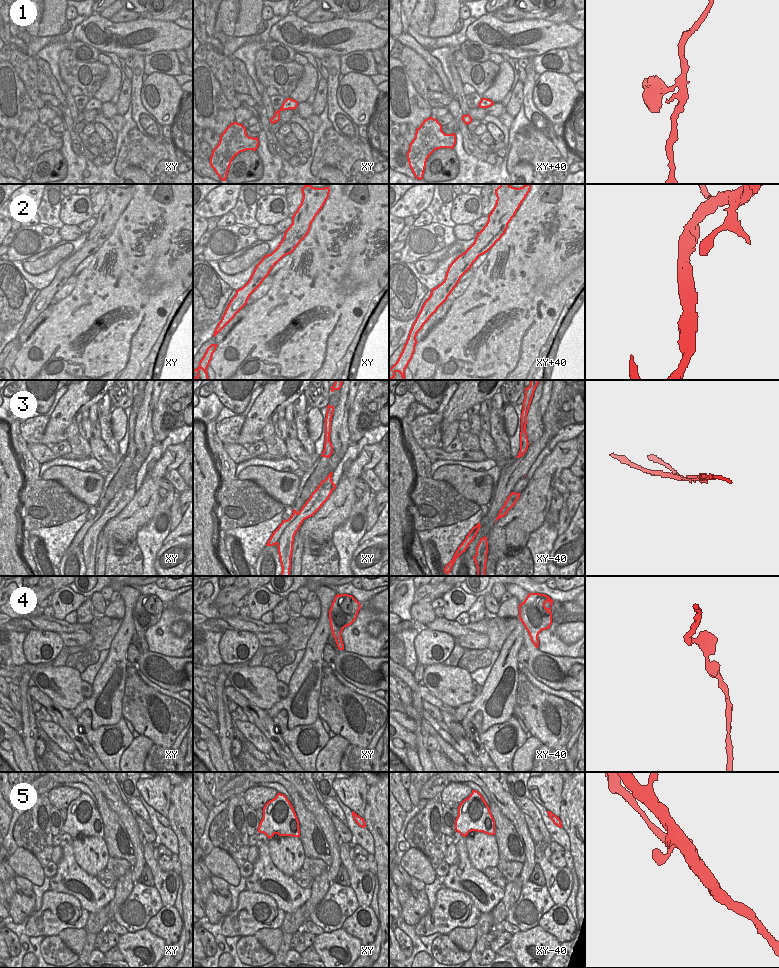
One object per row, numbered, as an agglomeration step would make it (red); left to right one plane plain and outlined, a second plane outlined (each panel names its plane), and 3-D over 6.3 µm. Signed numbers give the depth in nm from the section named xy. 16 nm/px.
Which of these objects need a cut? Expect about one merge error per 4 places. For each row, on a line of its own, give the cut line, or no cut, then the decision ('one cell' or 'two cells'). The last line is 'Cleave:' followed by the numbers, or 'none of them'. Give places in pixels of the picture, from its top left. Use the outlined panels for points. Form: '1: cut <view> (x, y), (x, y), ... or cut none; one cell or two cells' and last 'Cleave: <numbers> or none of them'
1: cut none; one cell
2: cut none; one cell
3: cut xy (299, 513), (285, 529), (277, 544); two cells
4: cut none; one cell
5: cut none; one cell
Cleave: 3

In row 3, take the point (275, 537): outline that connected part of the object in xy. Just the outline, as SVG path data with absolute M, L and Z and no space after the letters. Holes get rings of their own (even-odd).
M293 509L293 514L291 515L291 517L287 520L282 521L282 523L279 525L279 527L271 535L266 546L273 546L273 545L278 544L285 529L295 520L295 518L298 516L298 514L299 513L295 509Z

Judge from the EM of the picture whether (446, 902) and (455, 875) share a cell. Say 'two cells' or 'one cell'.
two cells

